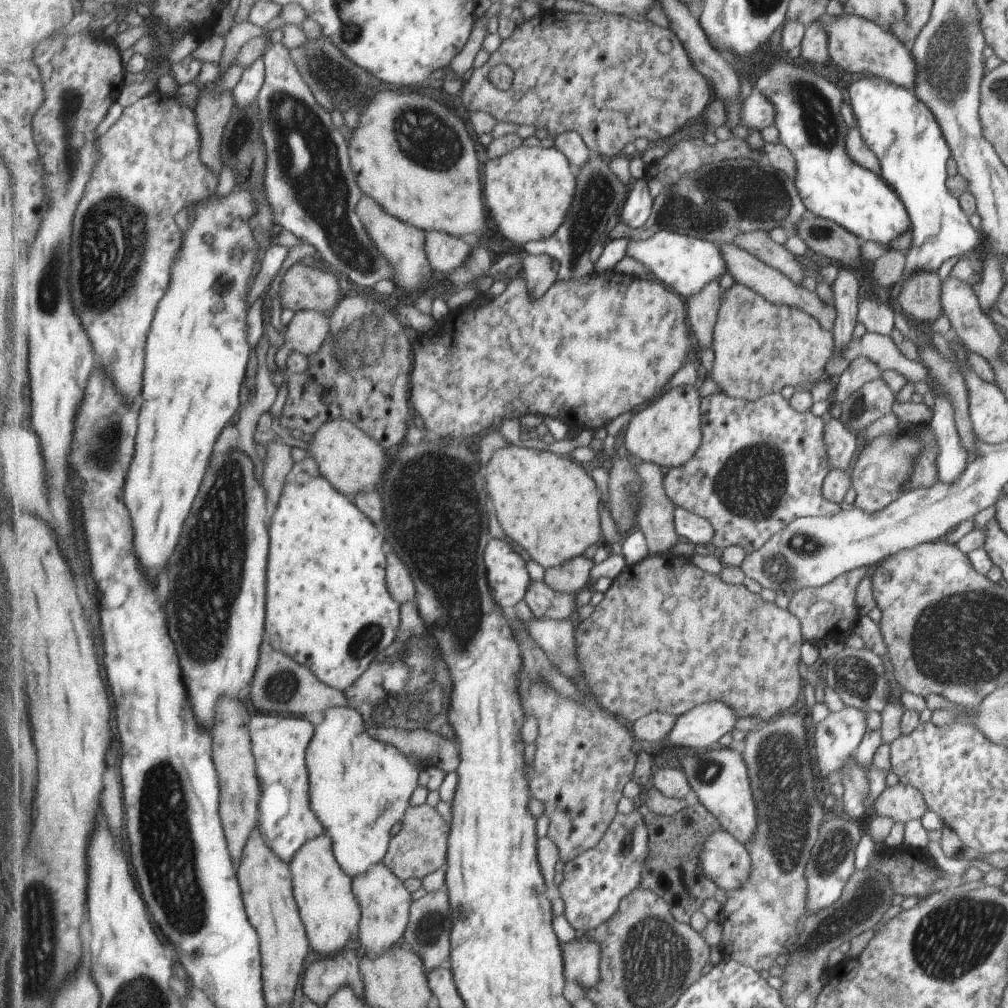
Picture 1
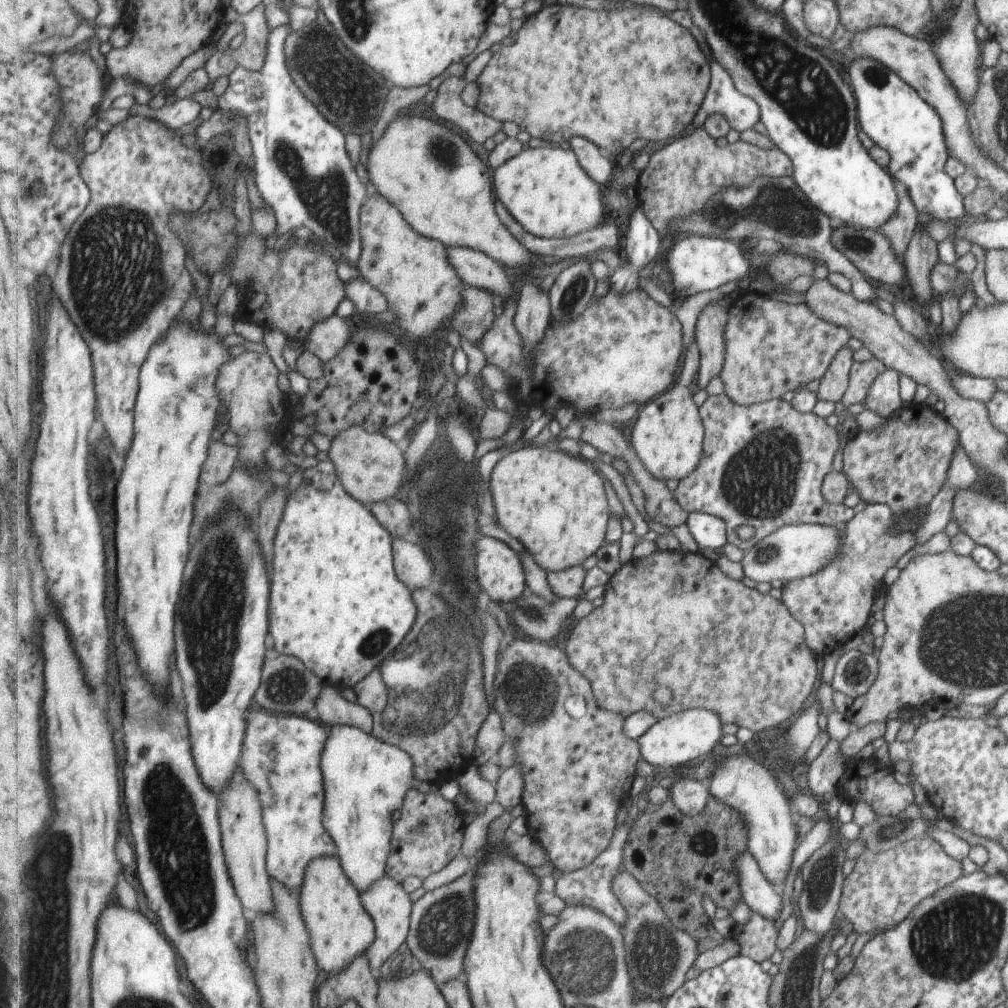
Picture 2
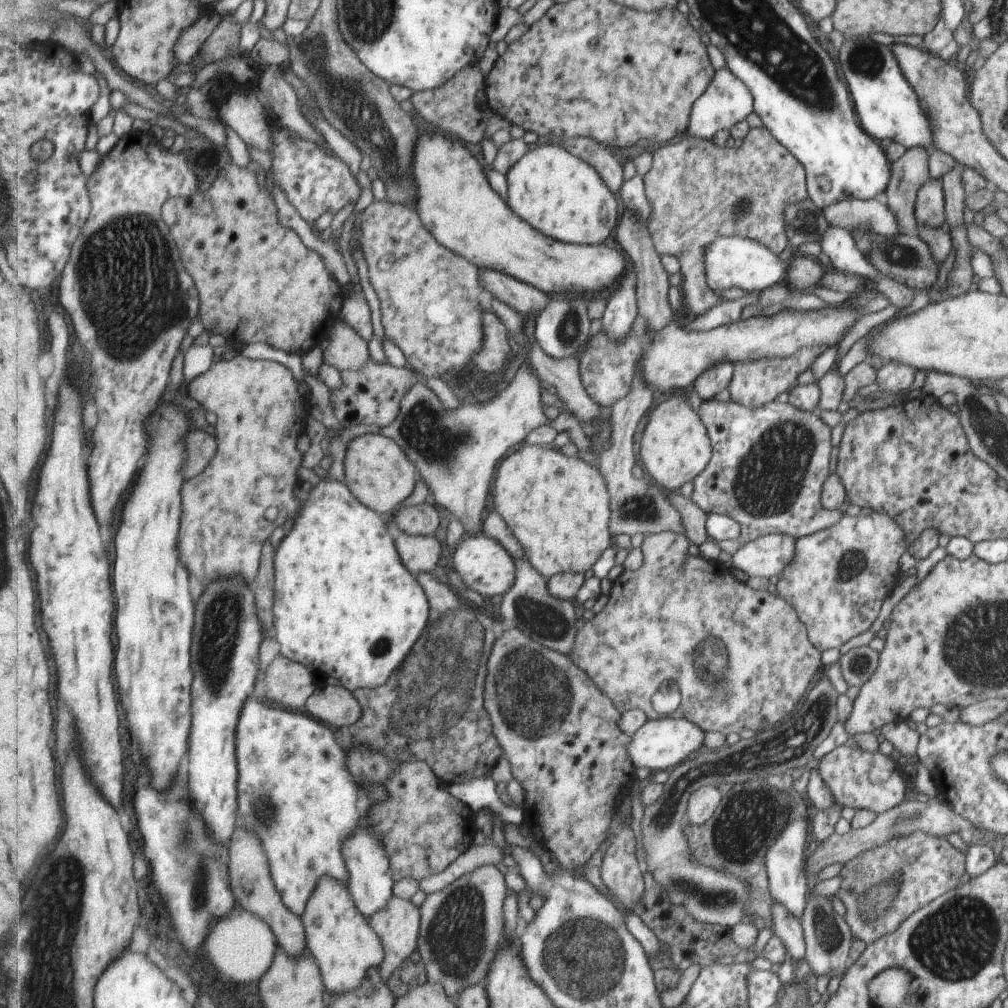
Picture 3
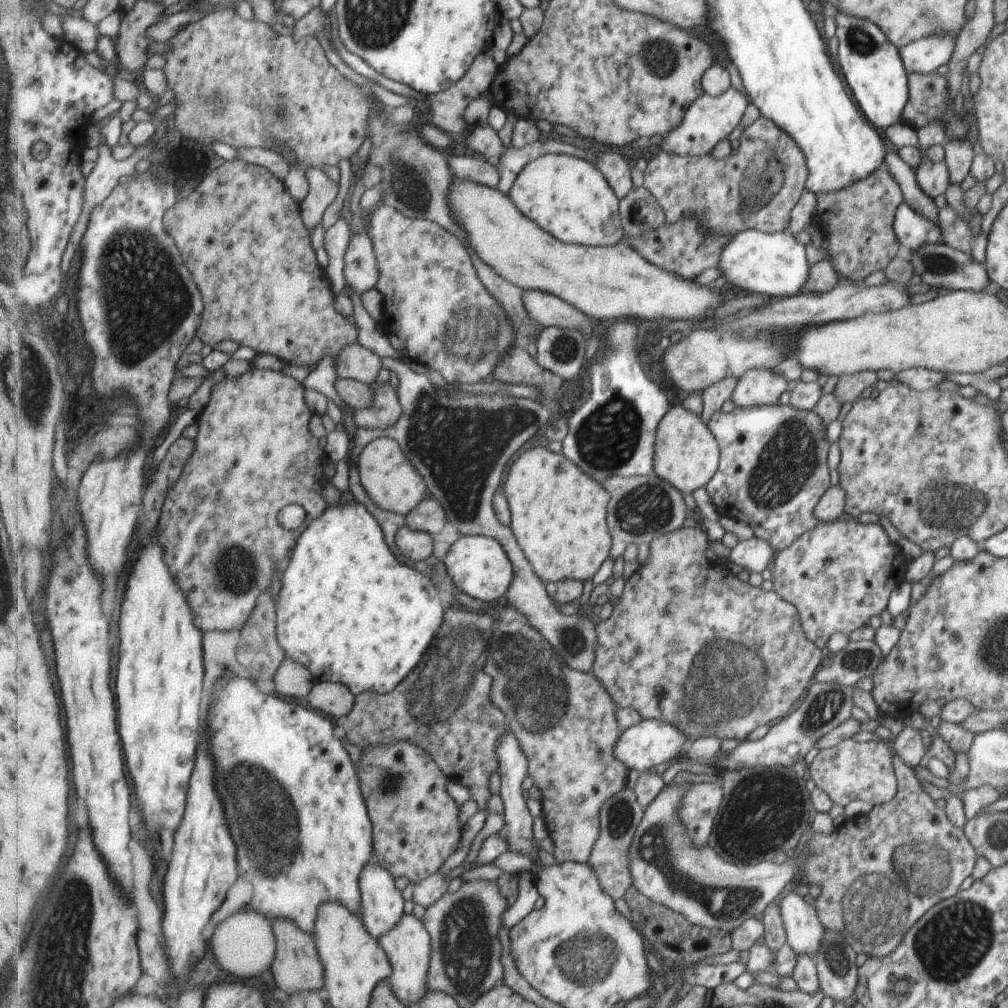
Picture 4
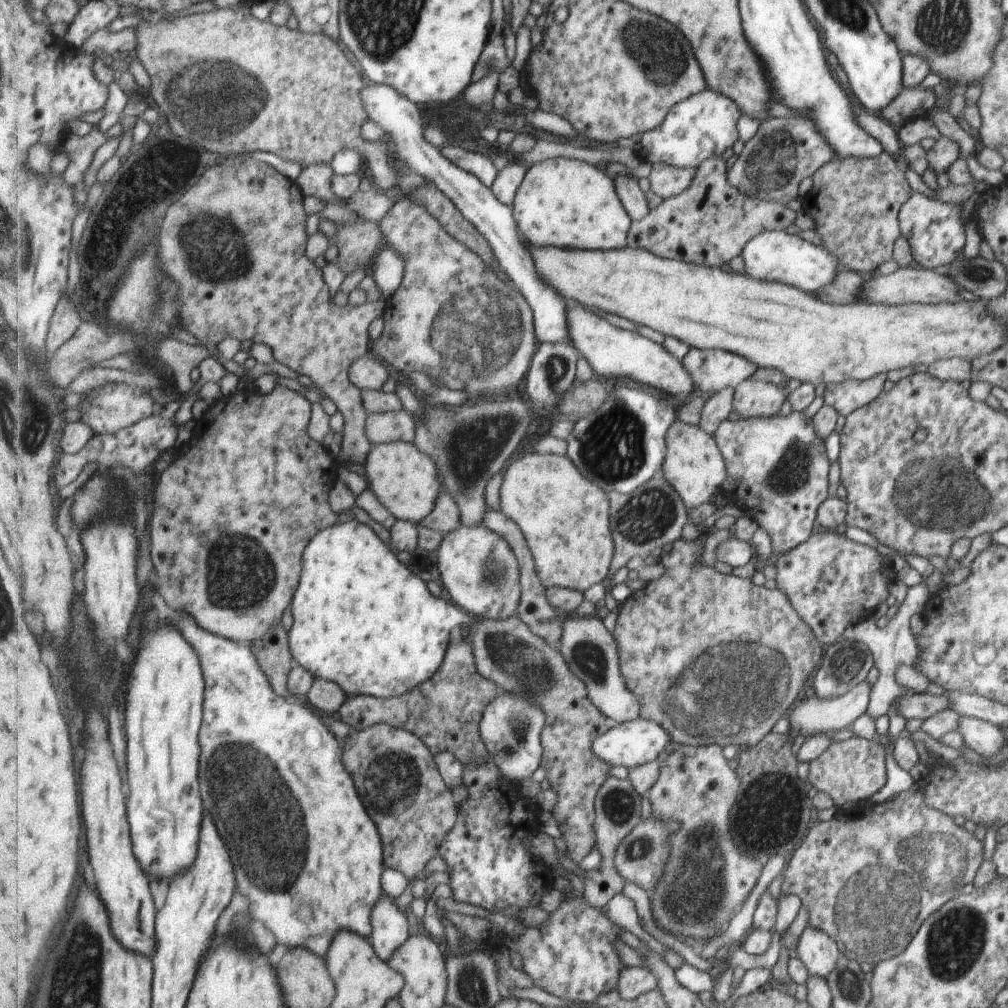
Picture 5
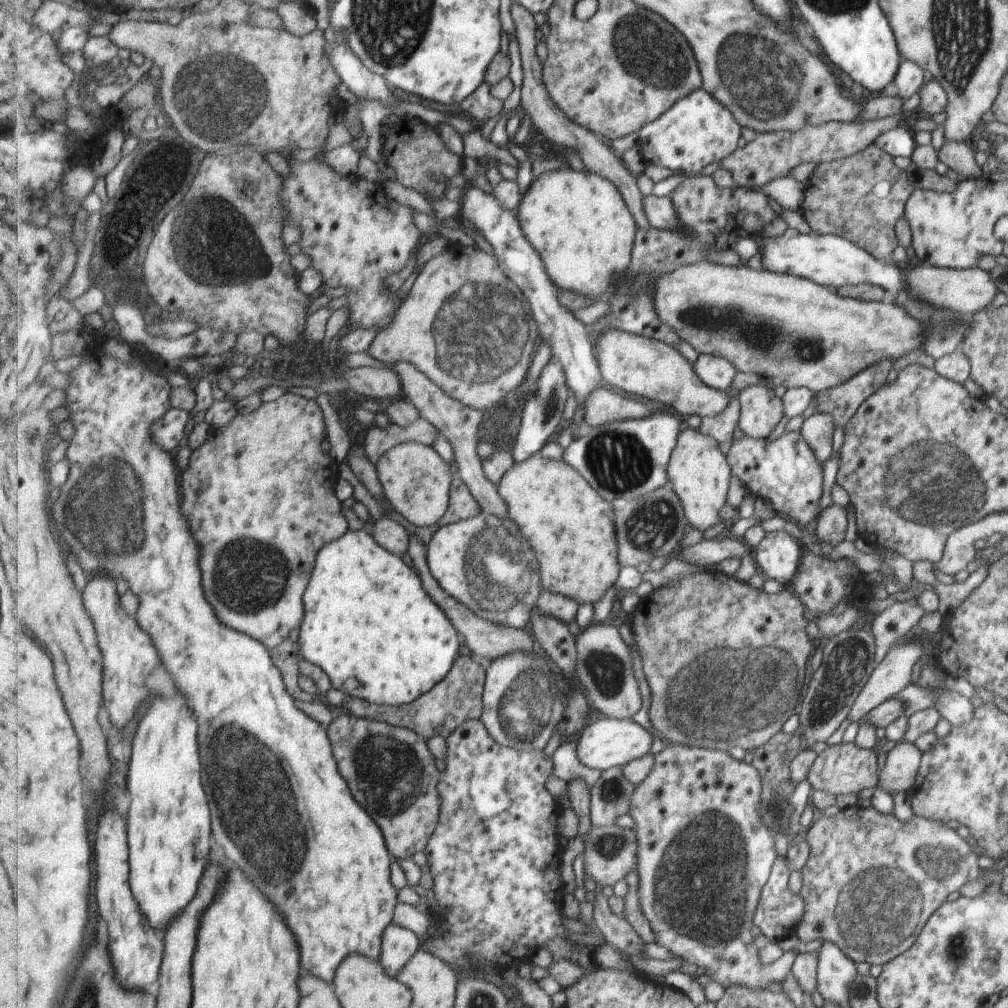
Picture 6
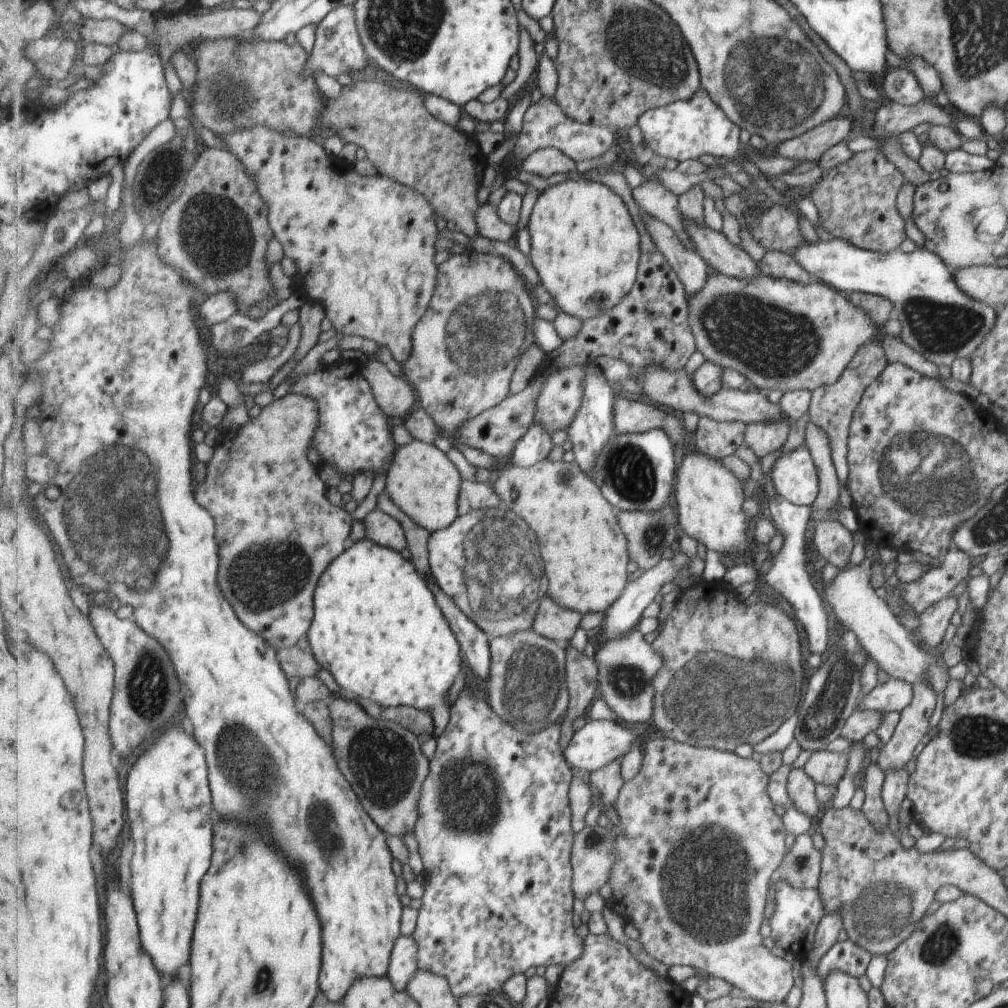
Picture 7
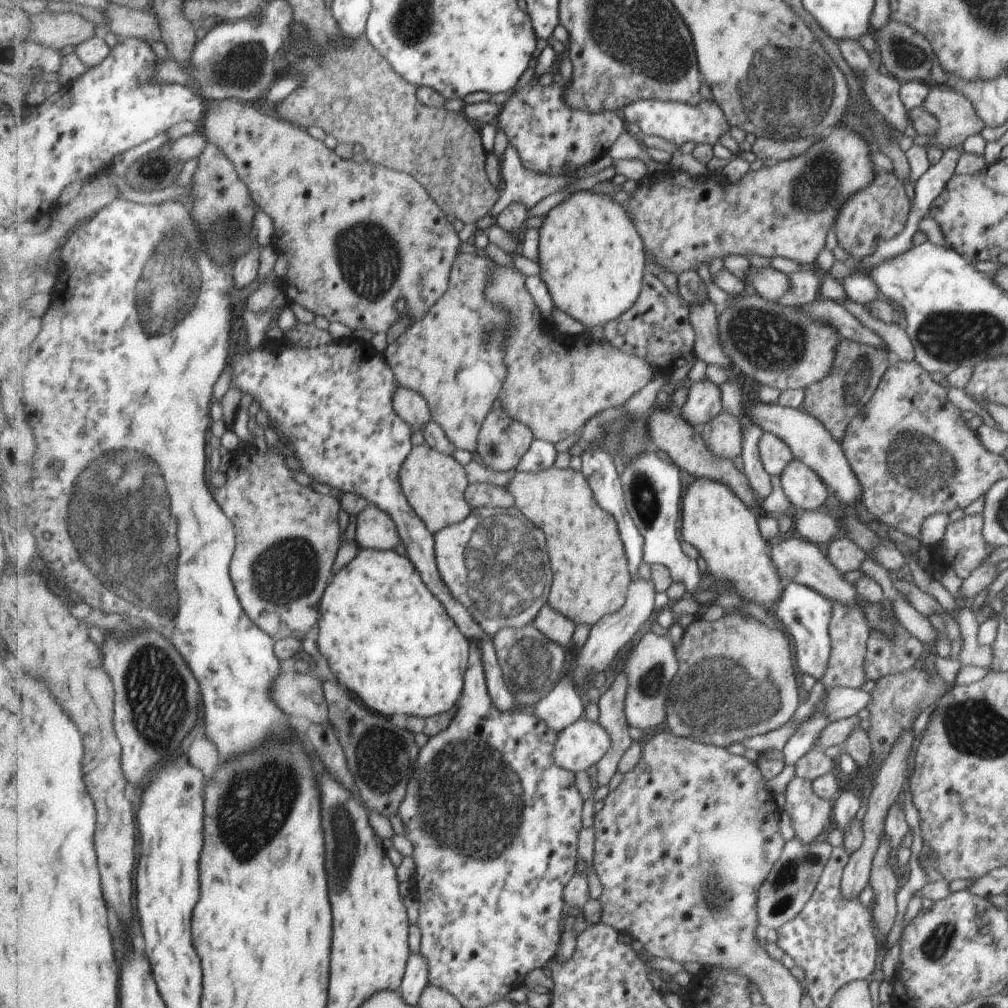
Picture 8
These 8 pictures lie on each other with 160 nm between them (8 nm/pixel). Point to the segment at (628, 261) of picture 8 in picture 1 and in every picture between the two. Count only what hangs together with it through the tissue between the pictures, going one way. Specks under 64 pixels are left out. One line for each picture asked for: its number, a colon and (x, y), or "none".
1: (529, 191)
2: (548, 192)
3: (560, 194)
4: (569, 197)
5: (562, 202)
6: (580, 224)
7: (584, 245)

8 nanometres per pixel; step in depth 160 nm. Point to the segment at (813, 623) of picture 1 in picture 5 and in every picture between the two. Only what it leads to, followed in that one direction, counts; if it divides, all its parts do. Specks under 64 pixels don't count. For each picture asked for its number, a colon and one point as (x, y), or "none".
2: (833, 604)
3: (838, 577)
4: (841, 573)
5: (828, 579)

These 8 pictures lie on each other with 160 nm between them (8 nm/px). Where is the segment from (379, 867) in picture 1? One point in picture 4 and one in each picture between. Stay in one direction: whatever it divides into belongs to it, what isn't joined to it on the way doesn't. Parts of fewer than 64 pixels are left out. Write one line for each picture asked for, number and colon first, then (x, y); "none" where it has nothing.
2: (390, 905)
3: (399, 926)
4: (409, 945)

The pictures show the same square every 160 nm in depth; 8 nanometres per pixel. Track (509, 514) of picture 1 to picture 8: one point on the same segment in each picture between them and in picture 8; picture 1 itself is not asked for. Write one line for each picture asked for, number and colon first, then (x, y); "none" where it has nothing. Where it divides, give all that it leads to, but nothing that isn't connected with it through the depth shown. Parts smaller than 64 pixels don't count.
2: (555, 505)
3: (559, 509)
4: (559, 514)
5: (565, 517)
6: (572, 528)
7: (586, 550)
8: (593, 577)

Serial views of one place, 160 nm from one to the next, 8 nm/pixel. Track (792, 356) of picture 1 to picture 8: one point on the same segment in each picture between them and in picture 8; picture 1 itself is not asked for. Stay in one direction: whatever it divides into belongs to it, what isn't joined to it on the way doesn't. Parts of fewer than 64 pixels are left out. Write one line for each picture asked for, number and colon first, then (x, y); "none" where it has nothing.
2: (770, 347)
3: (753, 384)
4: (755, 388)
5: (752, 398)
6: (760, 410)
7: (763, 437)
8: (774, 454)

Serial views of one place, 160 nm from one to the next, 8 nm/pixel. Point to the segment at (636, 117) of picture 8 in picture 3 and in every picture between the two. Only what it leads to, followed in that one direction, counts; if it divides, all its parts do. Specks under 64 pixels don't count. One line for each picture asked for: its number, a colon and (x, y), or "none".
3: (726, 102)
4: (710, 118)
5: (703, 125)
6: (697, 131)
7: (684, 130)

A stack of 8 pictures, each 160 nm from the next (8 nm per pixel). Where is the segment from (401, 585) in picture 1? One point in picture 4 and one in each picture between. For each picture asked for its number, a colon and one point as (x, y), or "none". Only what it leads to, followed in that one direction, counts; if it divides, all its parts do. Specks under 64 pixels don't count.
2: (413, 566)
3: (420, 553)
4: (415, 545)

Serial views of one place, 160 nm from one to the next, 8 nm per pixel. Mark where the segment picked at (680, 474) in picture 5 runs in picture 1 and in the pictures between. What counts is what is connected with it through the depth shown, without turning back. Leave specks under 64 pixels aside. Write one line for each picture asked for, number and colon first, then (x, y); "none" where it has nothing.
1: (666, 433)
2: (667, 435)
3: (674, 448)
4: (686, 455)

